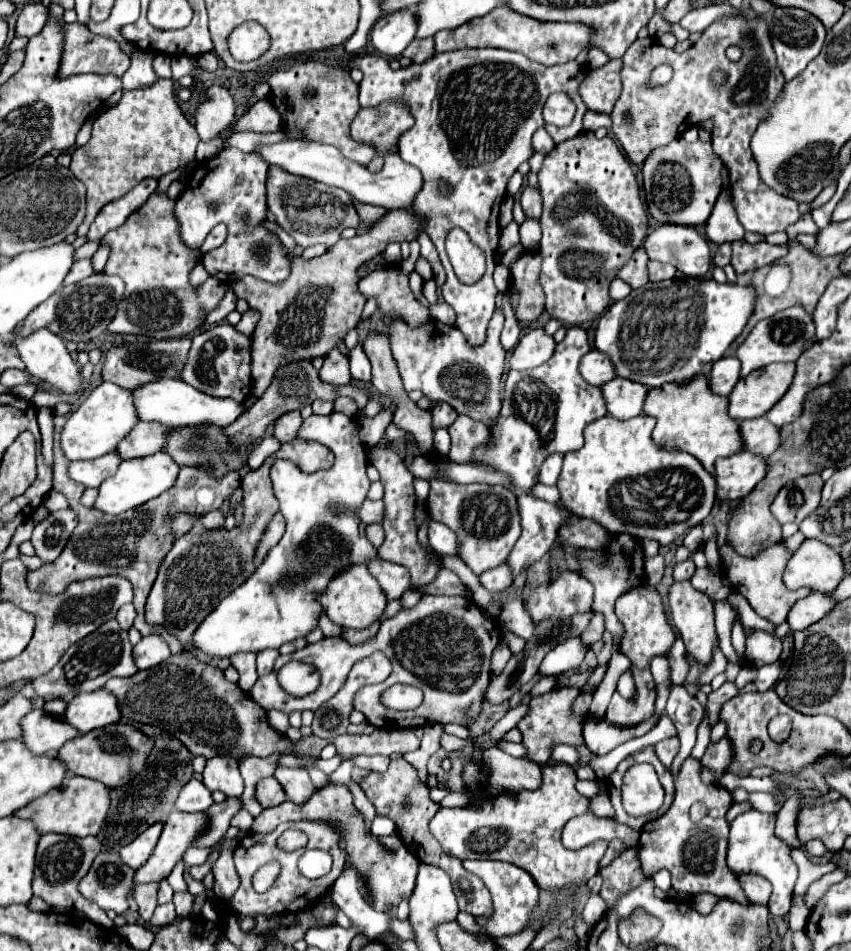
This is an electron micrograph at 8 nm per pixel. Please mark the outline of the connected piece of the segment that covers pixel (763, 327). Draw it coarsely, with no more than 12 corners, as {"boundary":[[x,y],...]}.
{"boundary":[[803,306],[761,320],[737,348],[741,374],[797,362],[815,338]]}

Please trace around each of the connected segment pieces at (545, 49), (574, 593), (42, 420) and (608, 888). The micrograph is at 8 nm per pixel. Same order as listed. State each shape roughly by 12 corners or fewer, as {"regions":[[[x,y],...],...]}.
{"regions":[[[499,6],[433,36],[435,54],[505,48],[563,64],[589,46],[581,24]],[[575,570],[523,602],[533,624],[591,612],[593,584]],[[37,408],[43,458],[53,464],[53,408]],[[629,848],[601,870],[601,898],[613,906],[641,884],[637,850]]]}

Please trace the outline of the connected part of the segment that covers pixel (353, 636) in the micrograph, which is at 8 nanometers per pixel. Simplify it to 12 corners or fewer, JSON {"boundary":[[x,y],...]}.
{"boundary":[[376,622],[369,630],[343,630],[341,638],[349,644],[363,644],[373,638],[380,627]]}

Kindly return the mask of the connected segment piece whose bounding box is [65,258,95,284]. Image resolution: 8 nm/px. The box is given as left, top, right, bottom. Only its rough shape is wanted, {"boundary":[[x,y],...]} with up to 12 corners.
{"boundary":[[81,258],[73,264],[65,284],[95,274],[91,258]]}

